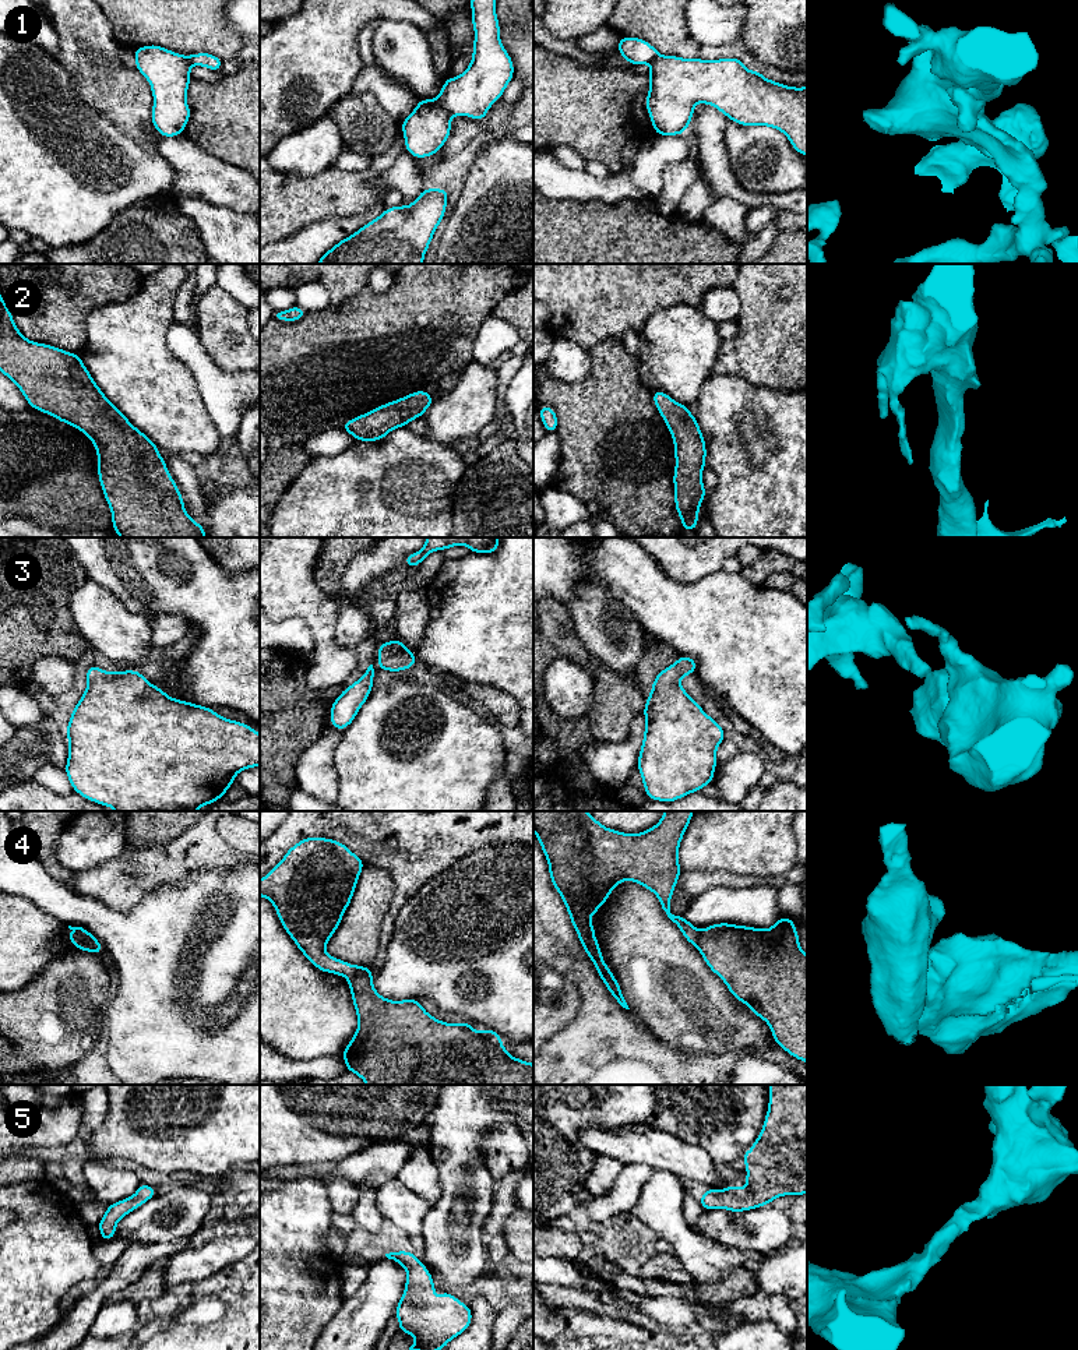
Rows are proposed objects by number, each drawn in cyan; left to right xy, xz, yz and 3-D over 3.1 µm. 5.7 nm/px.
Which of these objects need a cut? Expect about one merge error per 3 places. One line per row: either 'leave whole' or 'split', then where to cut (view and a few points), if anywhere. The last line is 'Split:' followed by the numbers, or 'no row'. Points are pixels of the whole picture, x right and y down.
1: split; cut xz (436, 99), (454, 115)
2: leave whole; cut none
3: leave whole; cut none
4: split; cut xz (370, 972), (348, 977)
5: leave whole; cut none
Split: 1, 4

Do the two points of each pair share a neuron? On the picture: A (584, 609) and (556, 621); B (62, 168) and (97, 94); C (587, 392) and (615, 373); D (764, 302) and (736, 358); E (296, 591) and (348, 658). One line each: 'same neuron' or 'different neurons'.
A: different neurons
B: different neurons
C: same neuron
D: same neuron
E: same neuron

